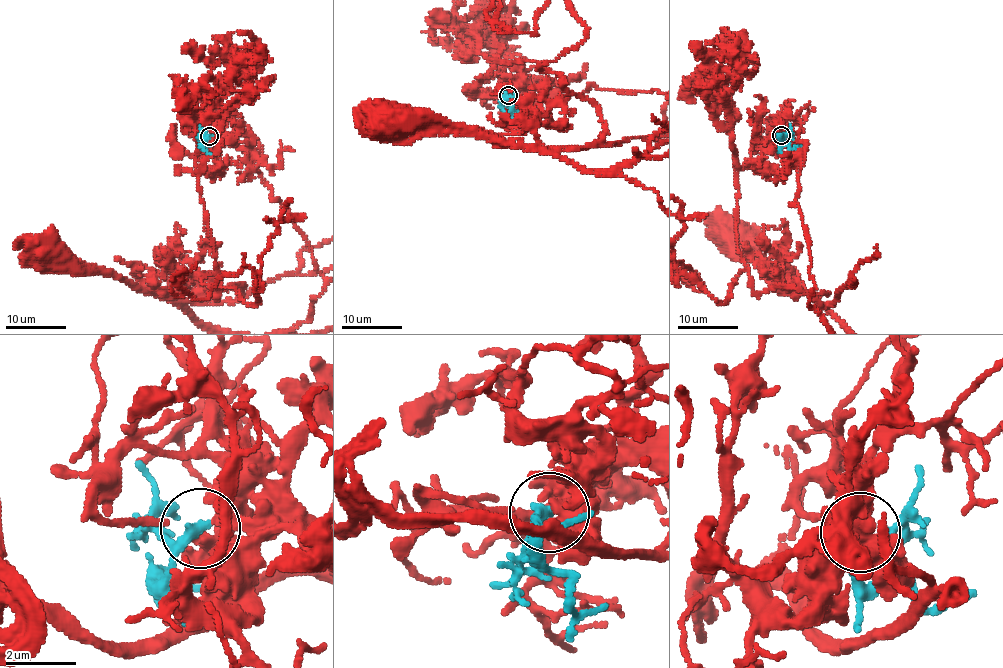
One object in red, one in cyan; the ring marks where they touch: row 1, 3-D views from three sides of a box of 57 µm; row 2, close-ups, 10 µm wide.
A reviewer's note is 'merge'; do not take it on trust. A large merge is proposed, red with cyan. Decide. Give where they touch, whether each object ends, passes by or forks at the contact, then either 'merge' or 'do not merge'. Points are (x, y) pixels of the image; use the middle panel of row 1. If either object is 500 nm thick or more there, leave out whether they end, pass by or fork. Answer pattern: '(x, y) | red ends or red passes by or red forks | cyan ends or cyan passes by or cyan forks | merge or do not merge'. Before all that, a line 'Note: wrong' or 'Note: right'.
Note: right
(508, 95) | red passes by | cyan passes by | merge

